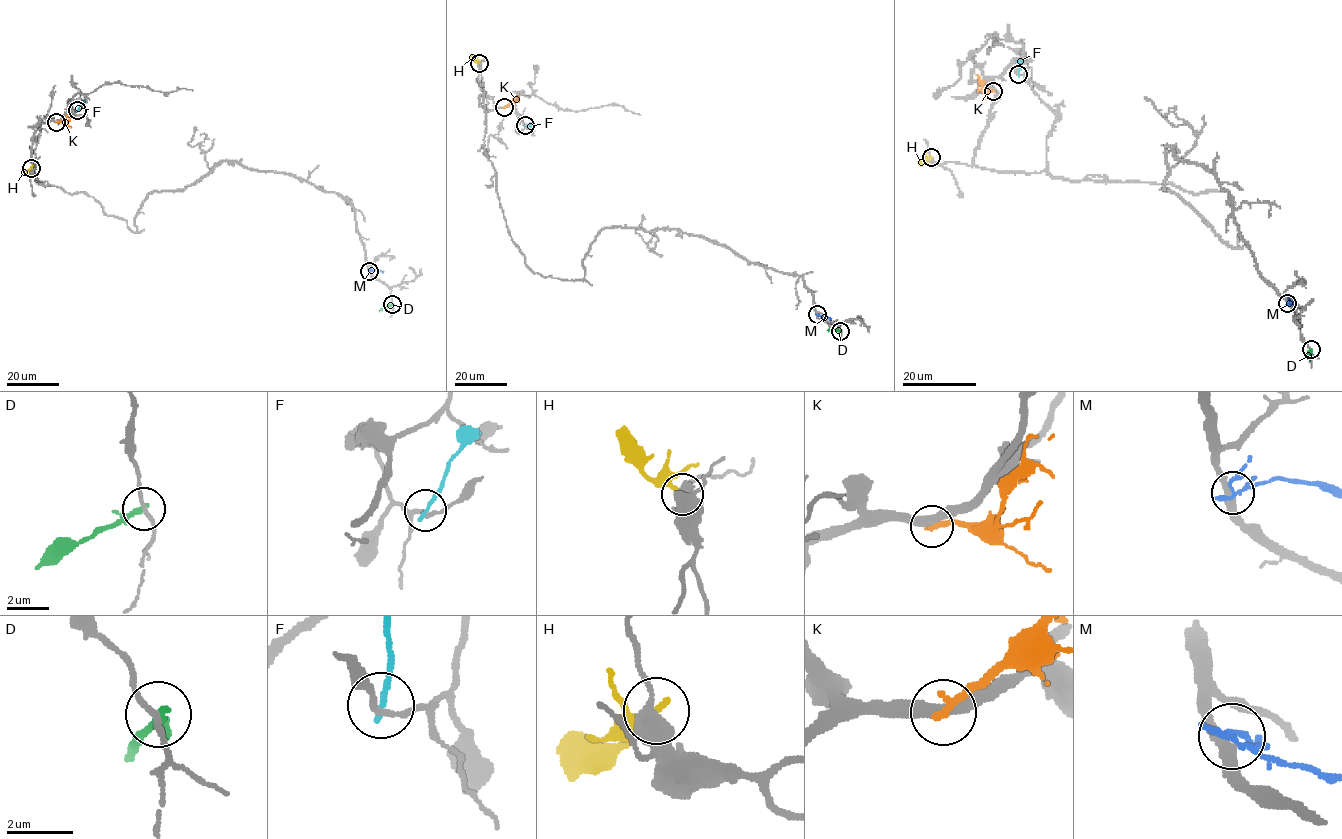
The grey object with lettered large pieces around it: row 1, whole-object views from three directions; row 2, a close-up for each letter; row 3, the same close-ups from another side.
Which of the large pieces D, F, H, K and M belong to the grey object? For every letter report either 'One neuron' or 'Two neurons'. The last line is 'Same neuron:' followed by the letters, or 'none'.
D: Two neurons
F: Two neurons
H: Two neurons
K: Two neurons
M: Two neurons
Same neuron: none

